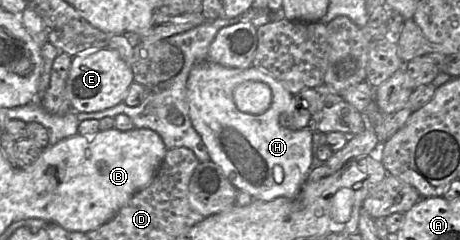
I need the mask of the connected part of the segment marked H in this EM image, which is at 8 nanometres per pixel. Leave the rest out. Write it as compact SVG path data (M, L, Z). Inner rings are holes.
M210 60L195 65L190 71L187 81L187 102L189 116L194 129L201 136L210 160L217 164L224 176L238 189L249 193L253 199L271 201L278 197L294 198L307 181L312 169L313 130L305 127L290 127L289 114L298 111L294 95L272 75L255 67L244 69L225 67ZM244 82L263 82L269 86L272 101L269 108L262 114L249 114L240 111L234 102L233 91Z

